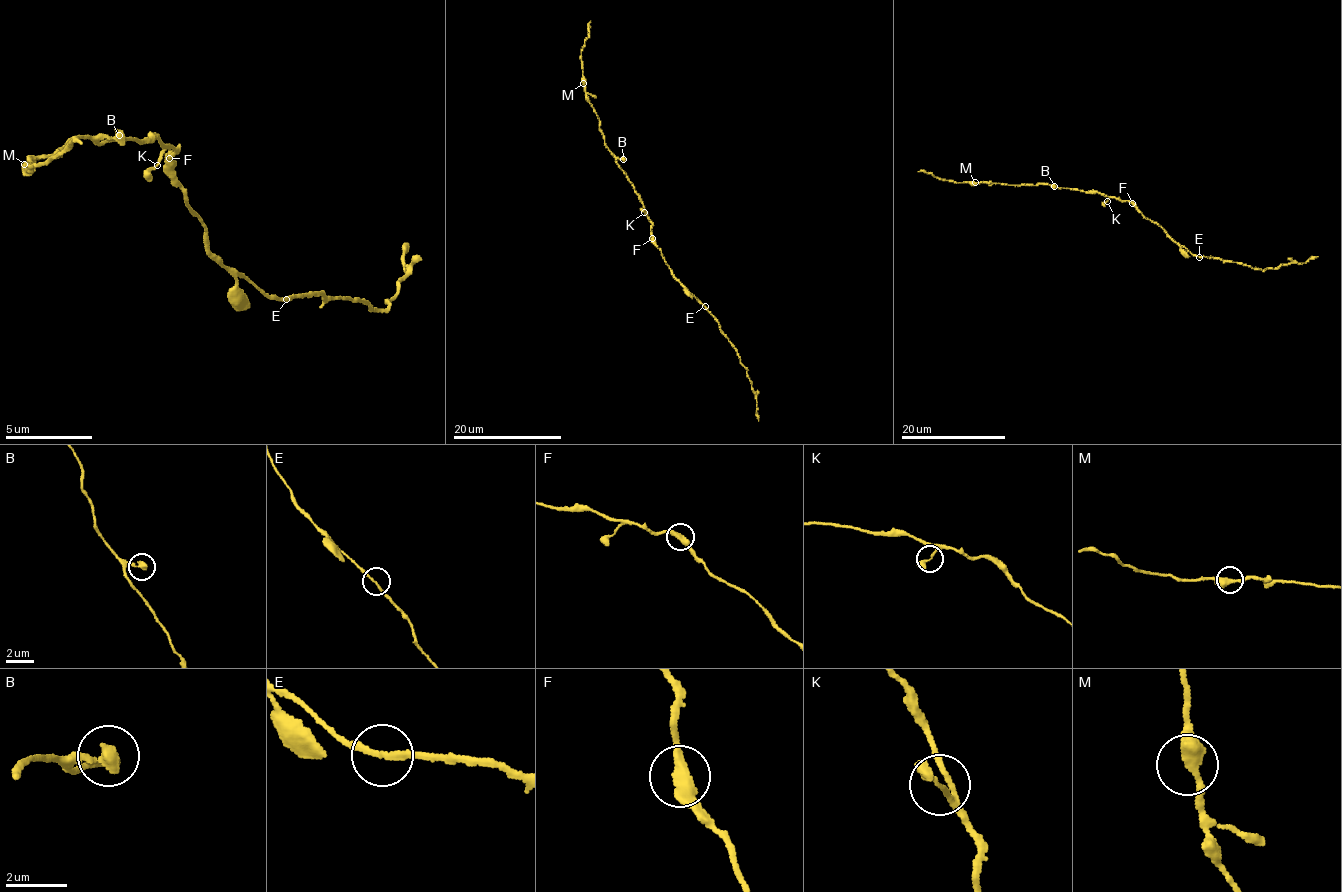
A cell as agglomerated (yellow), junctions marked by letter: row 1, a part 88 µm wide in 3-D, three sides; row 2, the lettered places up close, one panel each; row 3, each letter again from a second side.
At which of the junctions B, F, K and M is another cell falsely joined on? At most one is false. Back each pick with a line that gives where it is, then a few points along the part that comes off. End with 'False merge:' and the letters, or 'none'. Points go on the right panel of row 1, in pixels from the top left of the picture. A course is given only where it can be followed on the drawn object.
False merge: none

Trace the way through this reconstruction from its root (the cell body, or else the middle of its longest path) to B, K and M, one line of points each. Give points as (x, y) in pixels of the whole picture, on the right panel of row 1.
B: (1127, 200), (1100, 192), (1054, 186)
K: (1127, 200), (1111, 198), (1106, 201)
M: (1127, 200), (1100, 192), (1049, 185), (975, 182)

